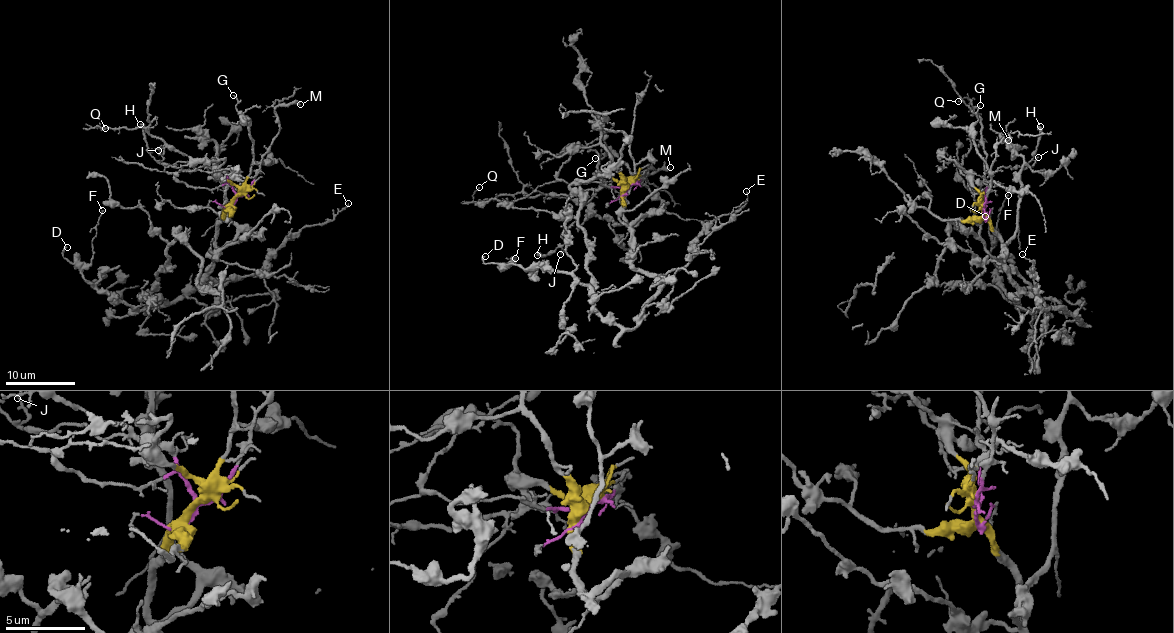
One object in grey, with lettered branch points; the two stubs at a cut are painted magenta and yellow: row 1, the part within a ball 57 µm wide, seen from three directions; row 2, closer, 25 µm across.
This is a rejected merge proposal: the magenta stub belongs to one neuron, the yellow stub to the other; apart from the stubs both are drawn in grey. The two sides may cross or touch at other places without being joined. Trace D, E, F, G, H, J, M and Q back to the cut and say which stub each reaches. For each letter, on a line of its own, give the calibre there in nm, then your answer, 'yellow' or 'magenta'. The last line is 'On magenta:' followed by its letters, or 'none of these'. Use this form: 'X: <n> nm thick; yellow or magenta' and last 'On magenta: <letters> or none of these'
D: 180 nm thick; yellow
E: 100 nm thick; yellow
F: 140 nm thick; yellow
G: 130 nm thick; yellow
H: 440 nm thick; magenta
J: 170 nm thick; magenta
M: 220 nm thick; magenta
Q: 110 nm thick; magenta
On magenta: H, J, M, Q

